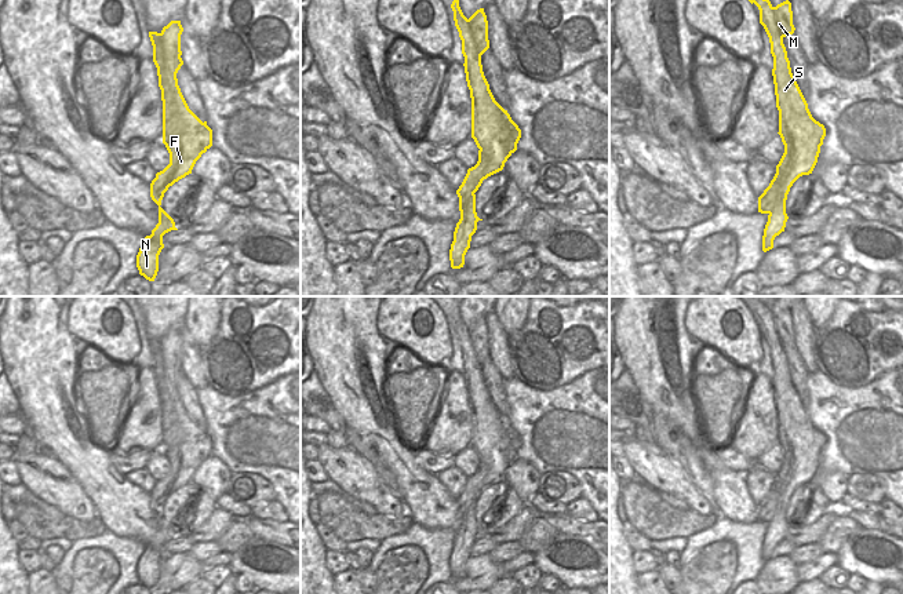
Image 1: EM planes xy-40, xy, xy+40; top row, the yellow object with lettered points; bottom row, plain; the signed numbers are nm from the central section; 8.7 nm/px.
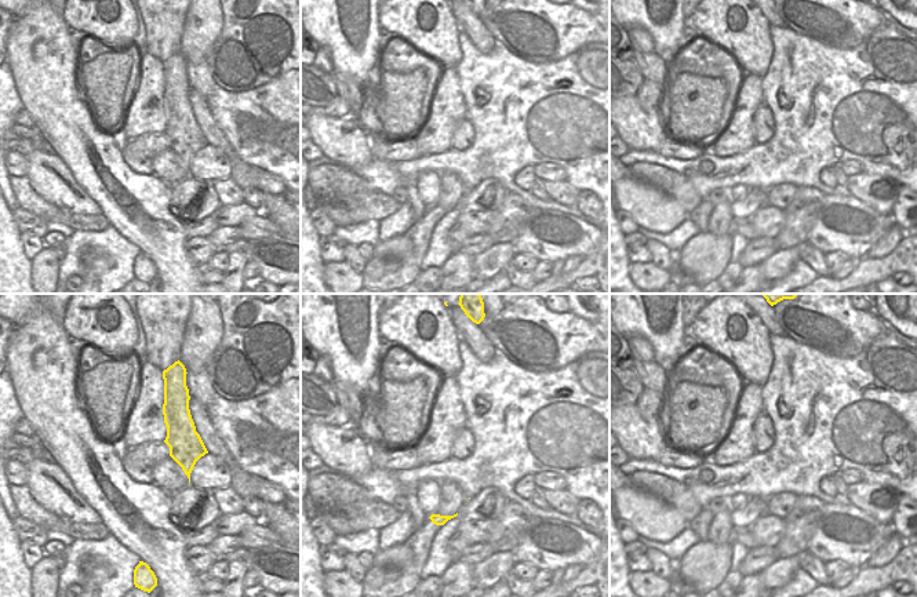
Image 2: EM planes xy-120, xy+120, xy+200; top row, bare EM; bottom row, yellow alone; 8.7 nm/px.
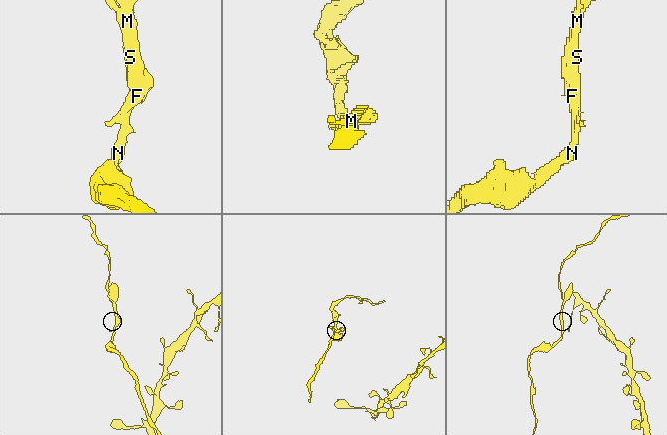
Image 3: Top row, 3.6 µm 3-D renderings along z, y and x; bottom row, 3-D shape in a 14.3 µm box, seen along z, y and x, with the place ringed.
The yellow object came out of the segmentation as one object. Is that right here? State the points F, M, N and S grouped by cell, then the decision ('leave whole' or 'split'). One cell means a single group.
F M / N S | split

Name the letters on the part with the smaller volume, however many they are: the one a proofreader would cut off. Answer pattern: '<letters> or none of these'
F, M

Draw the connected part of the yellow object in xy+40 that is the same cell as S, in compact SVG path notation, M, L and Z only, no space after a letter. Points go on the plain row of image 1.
M740 296L747 309L760 318L760 332L764 335L773 365L773 393L776 416L779 419L779 444L784 453L784 462L776 474L776 488L780 493L779 504L762 544L762 560L773 557L773 549L784 540L789 528L786 509L793 492L802 484L812 482L818 471L819 448L824 434L811 423L808 412L791 382L783 345L775 324L775 316L769 307L764 307L757 296Z

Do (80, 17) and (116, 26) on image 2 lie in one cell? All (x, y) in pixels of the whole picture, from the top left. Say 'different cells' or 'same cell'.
same cell

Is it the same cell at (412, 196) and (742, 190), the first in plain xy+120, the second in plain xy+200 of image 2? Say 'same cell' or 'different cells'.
different cells

